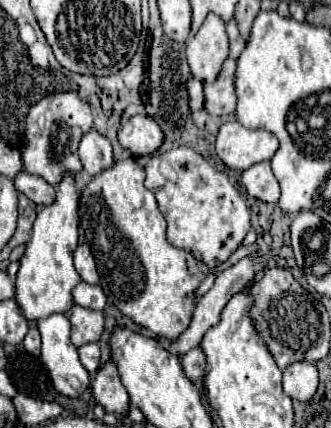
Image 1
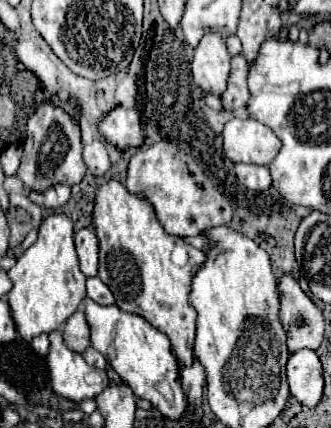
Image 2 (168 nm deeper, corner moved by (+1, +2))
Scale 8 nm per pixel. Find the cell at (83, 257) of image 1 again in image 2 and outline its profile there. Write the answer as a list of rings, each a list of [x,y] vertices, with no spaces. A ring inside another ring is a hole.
[[[81,228],[75,232],[75,248],[85,276],[97,276],[99,266],[99,240],[91,228]]]

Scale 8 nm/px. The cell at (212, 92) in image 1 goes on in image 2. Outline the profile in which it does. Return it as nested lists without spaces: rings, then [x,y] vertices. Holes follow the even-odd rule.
[[[237,54],[231,62],[231,76],[229,76],[229,88],[225,90],[223,108],[227,112],[237,112],[247,106],[249,100],[249,88],[247,88],[247,74],[249,74],[249,64],[243,54]]]

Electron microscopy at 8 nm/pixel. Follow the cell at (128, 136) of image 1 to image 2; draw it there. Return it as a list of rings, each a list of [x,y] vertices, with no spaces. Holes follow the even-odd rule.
[[[115,106],[99,120],[99,132],[107,142],[117,146],[119,150],[135,148],[143,144],[143,128],[141,118],[135,108]]]

